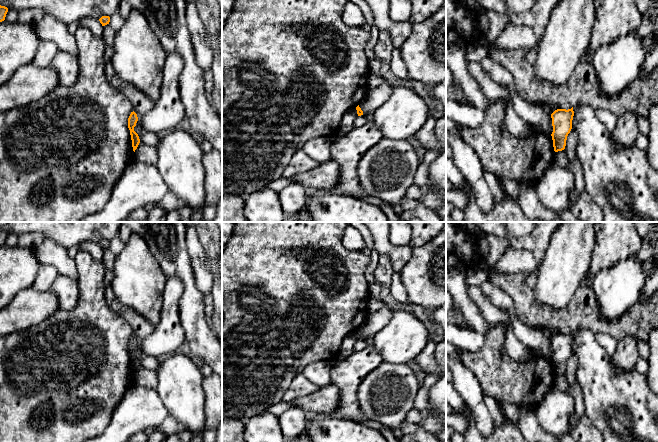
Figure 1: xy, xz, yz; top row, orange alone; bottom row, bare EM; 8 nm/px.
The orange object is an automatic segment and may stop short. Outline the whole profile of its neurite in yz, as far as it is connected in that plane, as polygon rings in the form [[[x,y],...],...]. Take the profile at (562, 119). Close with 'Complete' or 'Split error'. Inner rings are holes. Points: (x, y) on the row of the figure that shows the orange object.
[[[573,107],[568,110],[557,109],[551,114],[553,126],[553,132],[551,136],[555,152],[565,149],[567,136],[572,129],[573,116]]]. Complete

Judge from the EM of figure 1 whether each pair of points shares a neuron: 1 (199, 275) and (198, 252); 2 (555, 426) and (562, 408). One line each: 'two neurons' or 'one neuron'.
1: one neuron
2: one neuron

